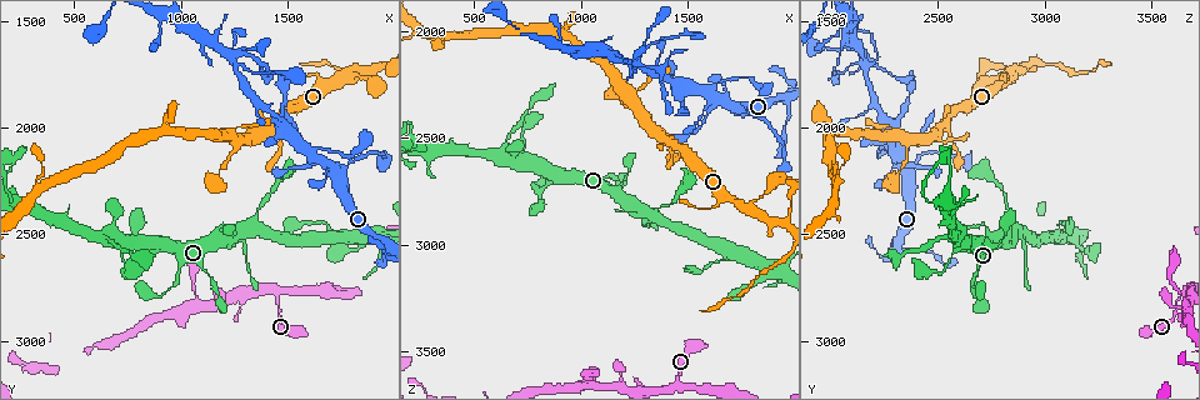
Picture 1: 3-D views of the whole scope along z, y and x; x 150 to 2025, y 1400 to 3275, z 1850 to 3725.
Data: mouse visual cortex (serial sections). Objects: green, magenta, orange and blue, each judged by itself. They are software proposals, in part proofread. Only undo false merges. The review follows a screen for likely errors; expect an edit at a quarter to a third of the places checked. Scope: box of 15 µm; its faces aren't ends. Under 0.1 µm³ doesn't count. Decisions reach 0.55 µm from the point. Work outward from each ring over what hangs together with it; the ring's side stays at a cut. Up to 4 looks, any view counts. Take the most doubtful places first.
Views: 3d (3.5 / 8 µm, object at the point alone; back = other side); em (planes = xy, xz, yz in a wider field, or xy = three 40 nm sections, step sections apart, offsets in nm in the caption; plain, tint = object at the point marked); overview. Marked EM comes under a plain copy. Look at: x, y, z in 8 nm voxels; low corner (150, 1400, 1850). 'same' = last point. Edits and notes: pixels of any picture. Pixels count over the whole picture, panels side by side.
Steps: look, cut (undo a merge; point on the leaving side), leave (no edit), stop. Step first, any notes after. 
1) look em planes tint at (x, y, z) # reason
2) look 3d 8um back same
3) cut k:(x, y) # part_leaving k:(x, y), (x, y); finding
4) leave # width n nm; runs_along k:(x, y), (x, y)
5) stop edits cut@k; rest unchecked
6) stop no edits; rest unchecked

look em xy step 5 tint at (1730, 2210, 2360) # branch point

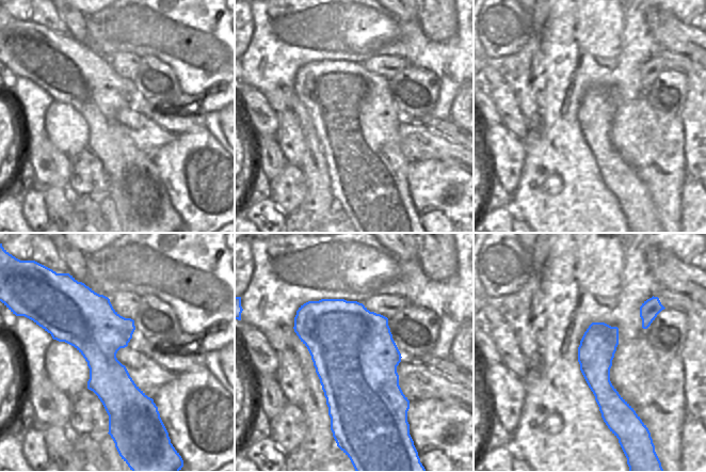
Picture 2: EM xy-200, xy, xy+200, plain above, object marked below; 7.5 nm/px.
look 3d 3.5um same

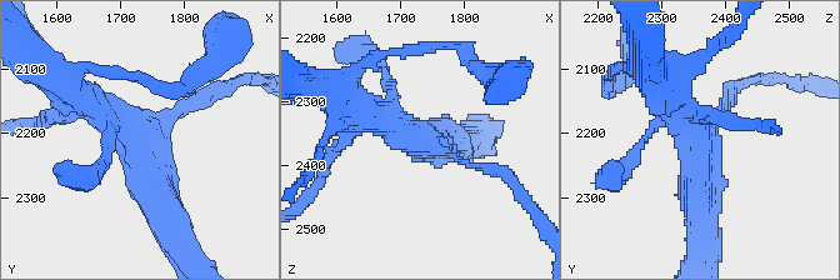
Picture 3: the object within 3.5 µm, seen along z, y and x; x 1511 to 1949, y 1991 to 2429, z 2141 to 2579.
leave # runs_along 2:(594, 325), (608, 417); one cell here

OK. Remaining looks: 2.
look 3d 8um at (1230, 1670, 2130) # sharp bend

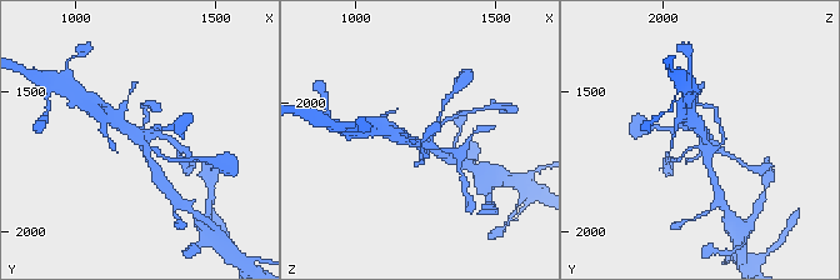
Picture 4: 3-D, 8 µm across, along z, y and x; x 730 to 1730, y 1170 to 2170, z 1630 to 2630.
look em xy step 3 tint at (1230, 1670, 2140) # need the tissue

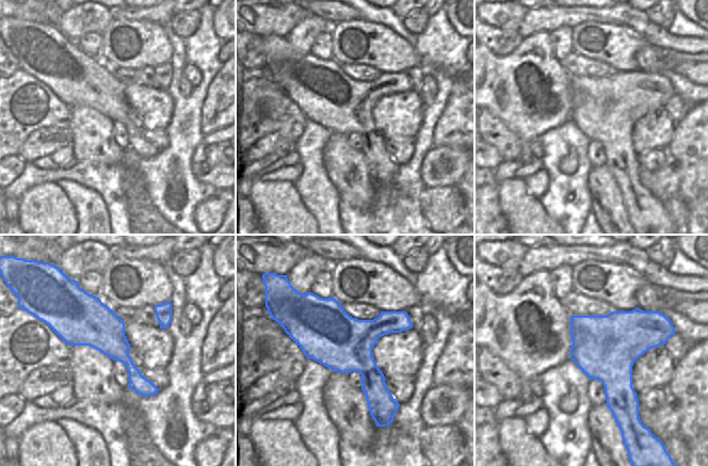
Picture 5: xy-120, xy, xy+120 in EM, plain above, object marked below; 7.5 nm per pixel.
leave # runs_along 4:(155, 169), (139, 136), (111, 116); continuous, no second cell

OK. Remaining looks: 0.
stop no edits; rest unchecked

